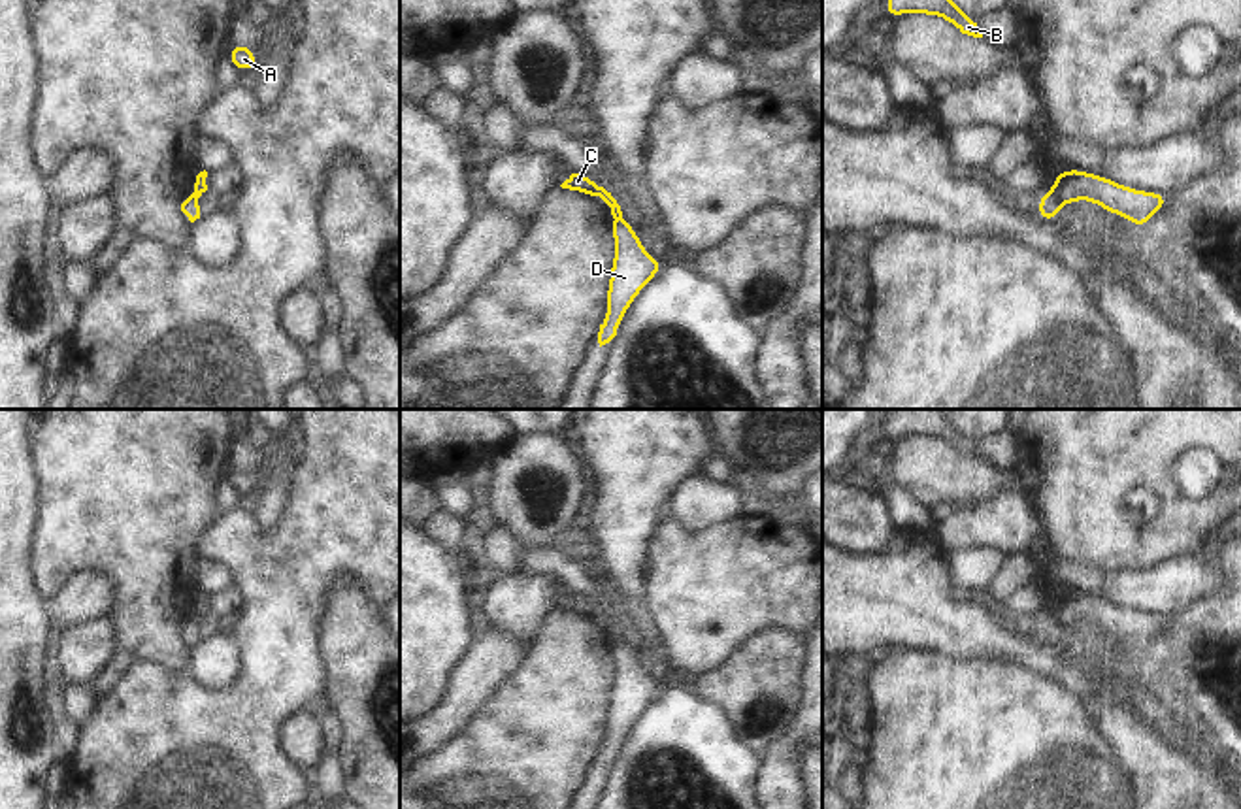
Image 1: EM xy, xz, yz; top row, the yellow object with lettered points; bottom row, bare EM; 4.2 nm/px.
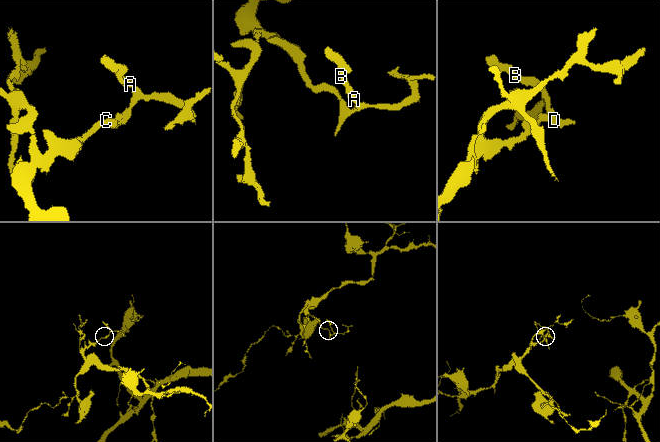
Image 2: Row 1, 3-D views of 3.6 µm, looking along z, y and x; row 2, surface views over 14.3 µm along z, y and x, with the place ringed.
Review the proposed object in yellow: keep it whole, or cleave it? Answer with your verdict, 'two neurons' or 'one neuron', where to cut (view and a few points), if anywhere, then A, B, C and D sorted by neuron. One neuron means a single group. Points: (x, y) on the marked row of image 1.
two neurons | yz (1051, 193), (1060, 204) | A B D / C

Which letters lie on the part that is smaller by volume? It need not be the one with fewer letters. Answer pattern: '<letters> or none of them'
A, B, D

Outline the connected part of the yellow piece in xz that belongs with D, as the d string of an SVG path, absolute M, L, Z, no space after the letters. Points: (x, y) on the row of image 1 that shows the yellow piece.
M624 217L613 221L611 234L615 238L615 256L607 283L607 315L598 332L600 347L617 336L622 317L636 296L664 268L660 260L647 253L637 232Z

